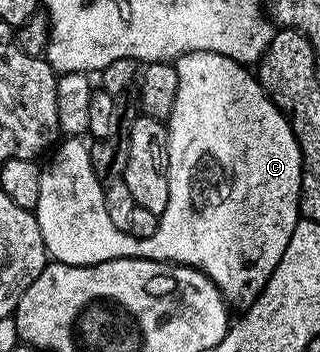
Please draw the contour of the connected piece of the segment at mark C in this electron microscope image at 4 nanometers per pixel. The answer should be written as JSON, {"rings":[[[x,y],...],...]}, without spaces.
{"rings":[[[202,50],[201,52],[182,54],[180,58],[174,59],[173,65],[177,68],[179,79],[177,80],[177,100],[173,102],[173,112],[170,118],[166,119],[169,204],[165,208],[165,212],[159,215],[157,232],[153,232],[153,236],[148,238],[135,238],[127,231],[116,228],[113,220],[109,220],[109,212],[105,212],[104,183],[99,182],[98,176],[95,175],[95,166],[91,163],[91,154],[87,151],[86,144],[83,143],[84,139],[79,136],[71,136],[66,139],[67,143],[63,147],[60,145],[50,155],[51,163],[42,167],[41,193],[34,211],[37,224],[41,224],[41,240],[45,240],[47,253],[54,261],[70,266],[92,266],[114,258],[151,258],[154,262],[173,262],[181,266],[191,266],[205,276],[209,276],[209,280],[213,280],[215,287],[223,293],[223,301],[227,303],[228,307],[246,308],[254,304],[257,296],[261,296],[269,276],[273,276],[277,264],[281,264],[281,256],[285,256],[285,248],[293,236],[293,228],[297,228],[299,223],[301,217],[299,197],[301,196],[301,172],[303,171],[301,148],[293,136],[293,128],[288,124],[287,117],[272,104],[268,94],[259,87],[258,77],[252,71],[250,74],[247,71],[250,69],[244,63],[234,62],[232,58],[226,58],[217,52]]]}

